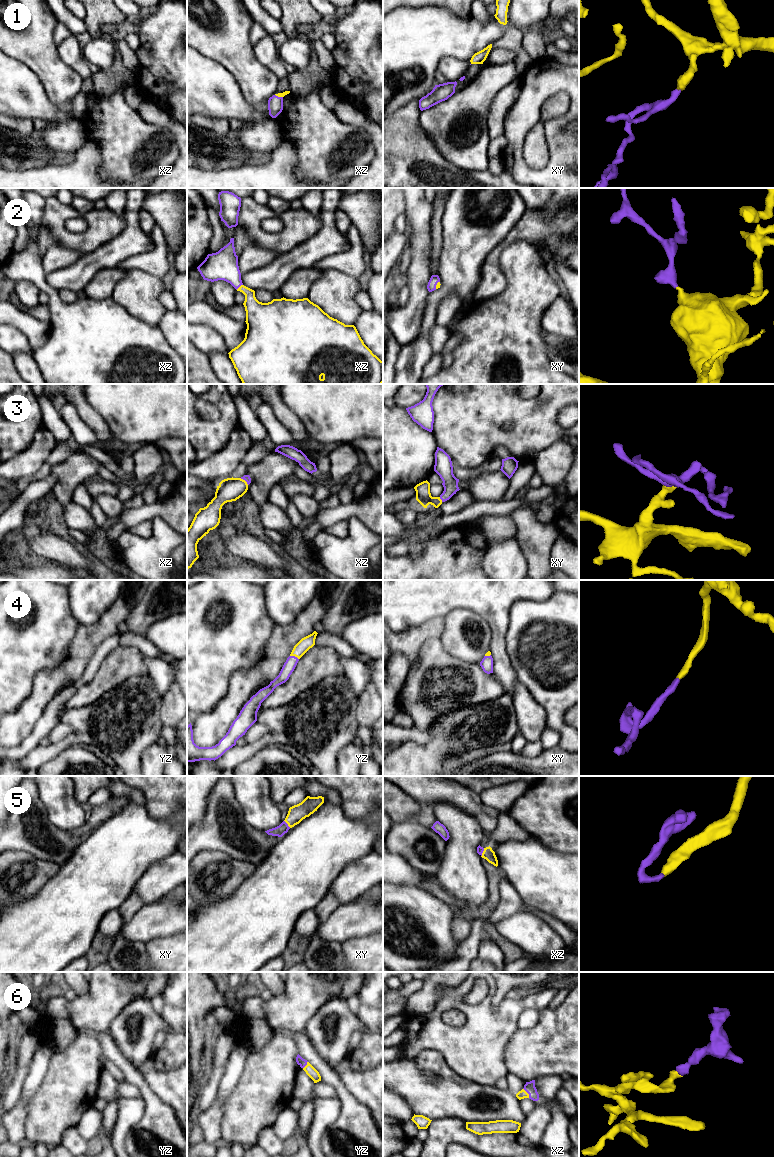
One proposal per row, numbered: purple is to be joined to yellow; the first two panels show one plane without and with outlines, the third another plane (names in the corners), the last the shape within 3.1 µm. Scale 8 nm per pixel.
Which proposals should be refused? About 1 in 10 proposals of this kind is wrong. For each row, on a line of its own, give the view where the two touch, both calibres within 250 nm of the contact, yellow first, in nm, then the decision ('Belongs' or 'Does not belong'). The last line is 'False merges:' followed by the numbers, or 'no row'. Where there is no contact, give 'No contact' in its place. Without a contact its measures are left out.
1: Touches yellow in xz. Thickness 40 nm (yellow) against 130 nm. Belongs
2: Touches yellow in xz. Thickness 180 nm (yellow) against 240 nm. Belongs
3: Touches yellow in xy. Thickness 120 nm (yellow) against 140 nm. Belongs
4: Touches yellow in yz. Thickness 100 nm (yellow) against 90 nm. Belongs
5: Touches yellow in xy. Thickness 140 nm (yellow) against 90 nm. Belongs
6: Touches yellow in xz. Thickness 70 nm (yellow) against 90 nm. Belongs
False merges: no row

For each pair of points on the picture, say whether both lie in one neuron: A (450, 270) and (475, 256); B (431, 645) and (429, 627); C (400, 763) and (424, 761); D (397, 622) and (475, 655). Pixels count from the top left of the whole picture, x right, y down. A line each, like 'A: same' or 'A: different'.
A: same
B: different
C: same
D: different

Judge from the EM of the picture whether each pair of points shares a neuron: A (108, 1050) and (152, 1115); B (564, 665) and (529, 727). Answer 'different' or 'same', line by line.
A: same
B: different

